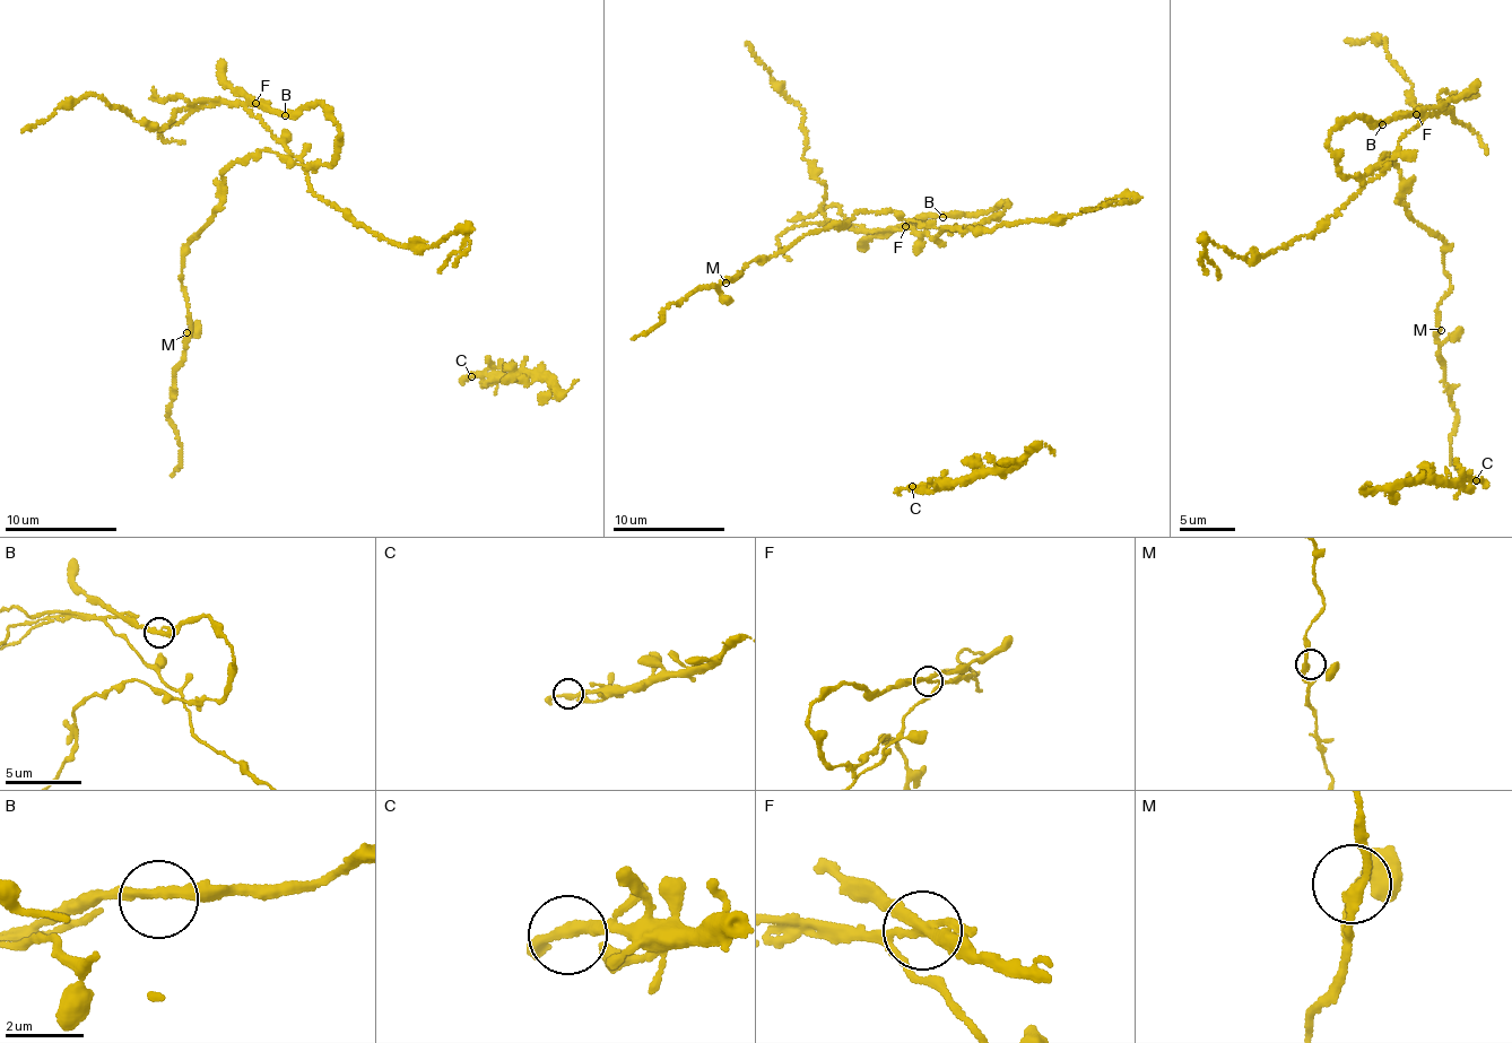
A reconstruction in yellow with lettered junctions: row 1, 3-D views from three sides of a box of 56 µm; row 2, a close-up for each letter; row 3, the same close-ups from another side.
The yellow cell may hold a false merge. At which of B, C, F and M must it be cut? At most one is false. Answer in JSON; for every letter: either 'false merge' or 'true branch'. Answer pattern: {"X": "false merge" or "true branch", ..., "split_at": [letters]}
{"B": "true branch", "C": "true branch", "F": "false merge", "M": "true branch", "split_at": ["F"]}

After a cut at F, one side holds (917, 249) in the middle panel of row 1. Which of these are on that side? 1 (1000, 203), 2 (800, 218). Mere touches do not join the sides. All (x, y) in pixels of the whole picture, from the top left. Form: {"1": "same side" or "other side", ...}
{"1": "other side", "2": "same side"}

